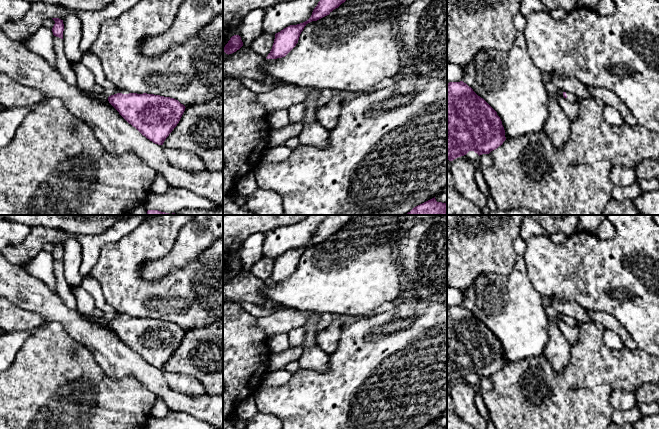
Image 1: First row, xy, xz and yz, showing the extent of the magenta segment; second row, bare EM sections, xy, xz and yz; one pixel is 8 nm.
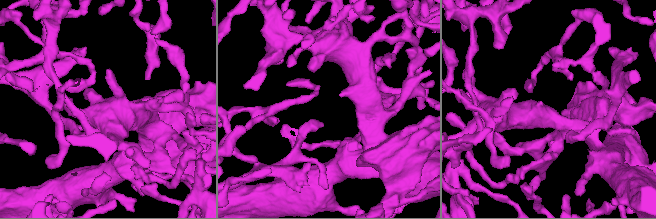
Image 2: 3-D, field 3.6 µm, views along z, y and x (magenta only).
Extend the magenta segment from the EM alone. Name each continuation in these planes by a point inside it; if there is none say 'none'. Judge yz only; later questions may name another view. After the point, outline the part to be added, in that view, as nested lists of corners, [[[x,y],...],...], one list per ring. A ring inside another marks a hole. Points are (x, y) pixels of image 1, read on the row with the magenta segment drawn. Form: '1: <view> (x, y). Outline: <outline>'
1: yz (570, 97). Outline: [[[566,92],[566,95],[567,95],[567,100],[568,101],[572,101],[572,102],[578,102],[576,96],[572,93],[569,93],[569,92]]]

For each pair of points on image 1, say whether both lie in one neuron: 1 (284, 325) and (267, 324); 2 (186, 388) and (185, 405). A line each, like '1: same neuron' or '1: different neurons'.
1: same neuron
2: different neurons

